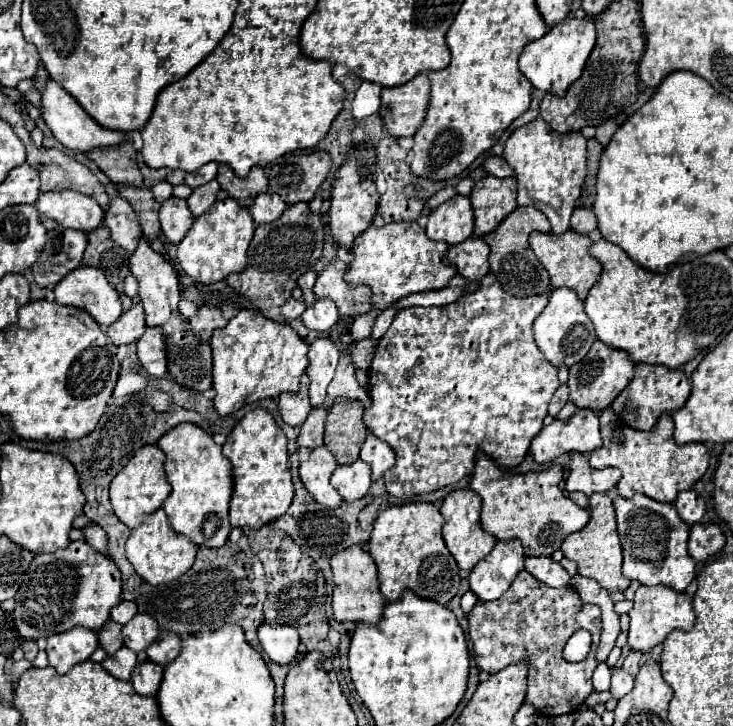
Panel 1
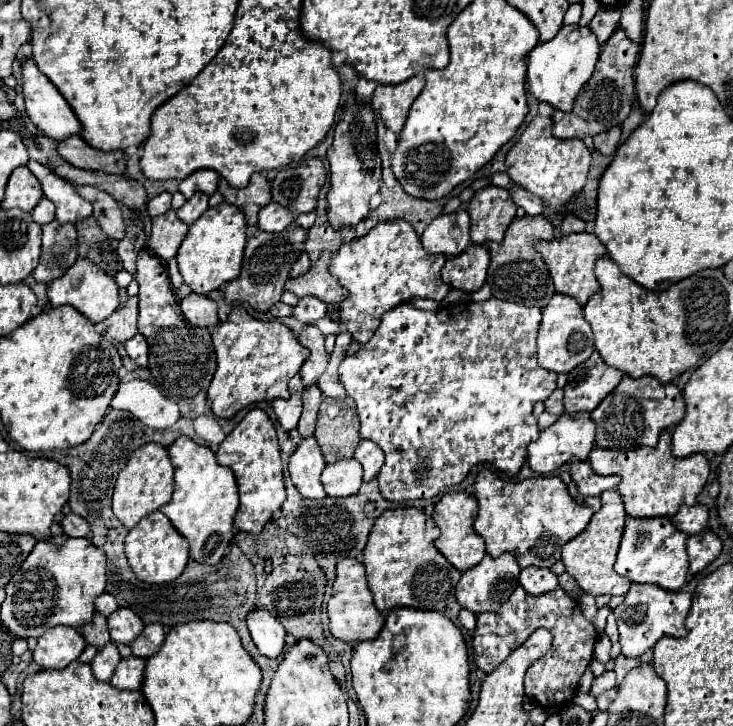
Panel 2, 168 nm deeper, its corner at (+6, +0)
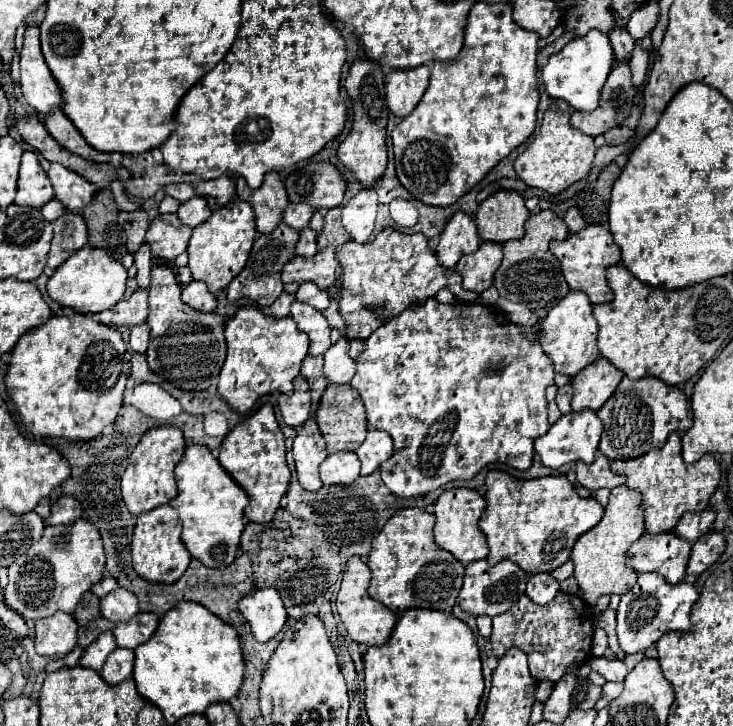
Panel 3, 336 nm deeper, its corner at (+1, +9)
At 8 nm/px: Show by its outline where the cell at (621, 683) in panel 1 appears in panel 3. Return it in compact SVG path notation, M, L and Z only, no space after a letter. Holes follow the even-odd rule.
M606 682L606 684L602 686L602 696L600 696L600 700L596 702L596 710L606 708L614 698L620 696L620 692L622 692L622 684L620 684L620 682Z

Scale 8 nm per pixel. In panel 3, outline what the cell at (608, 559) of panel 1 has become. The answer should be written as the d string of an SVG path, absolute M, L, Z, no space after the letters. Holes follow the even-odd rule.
M616 486L610 494L610 502L604 508L604 518L578 538L572 548L574 578L580 584L582 598L594 606L602 594L624 594L630 590L638 578L638 572L624 564L624 552L636 542L644 532L644 518L640 508L640 494L628 486Z

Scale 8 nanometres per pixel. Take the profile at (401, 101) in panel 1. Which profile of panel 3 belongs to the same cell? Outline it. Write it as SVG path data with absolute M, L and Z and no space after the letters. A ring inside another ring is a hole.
M422 64L412 70L390 70L386 74L386 104L396 118L406 118L420 102L428 88L430 66Z

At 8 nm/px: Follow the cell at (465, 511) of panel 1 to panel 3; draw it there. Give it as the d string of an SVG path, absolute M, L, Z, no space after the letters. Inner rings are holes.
M450 488L450 490L442 492L442 496L434 504L436 544L440 548L448 550L464 566L488 556L488 540L482 534L482 530L478 528L478 520L484 510L486 510L486 500L476 490L470 490L470 488Z

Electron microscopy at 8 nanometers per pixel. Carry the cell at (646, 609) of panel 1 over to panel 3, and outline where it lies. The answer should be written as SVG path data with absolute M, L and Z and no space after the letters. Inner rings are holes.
M640 574L638 582L622 594L618 606L618 640L626 654L644 652L650 644L658 642L664 632L690 630L690 608L698 598L698 590L688 582L670 586L660 574Z

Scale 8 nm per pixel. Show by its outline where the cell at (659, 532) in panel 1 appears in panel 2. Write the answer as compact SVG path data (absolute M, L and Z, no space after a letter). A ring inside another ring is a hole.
M627 517L625 533L621 539L619 555L615 561L615 571L633 583L653 583L667 591L679 591L685 583L685 575L689 571L687 551L685 551L687 535L677 531L669 519L633 519Z

